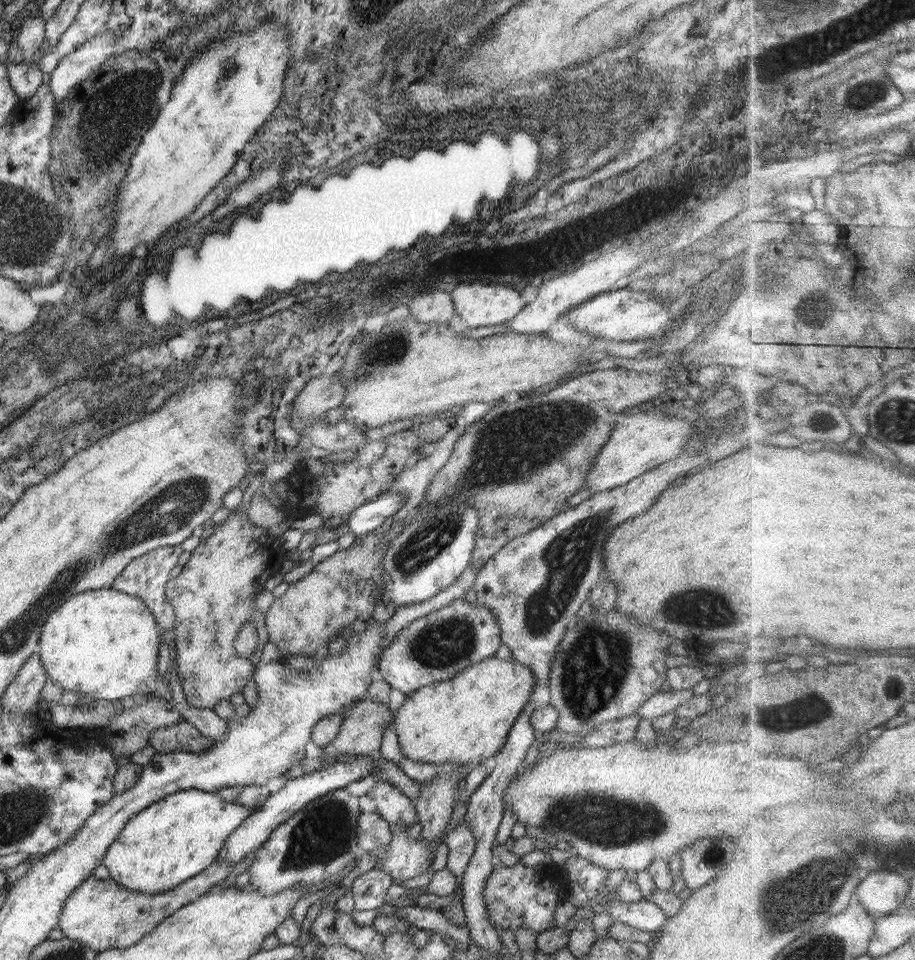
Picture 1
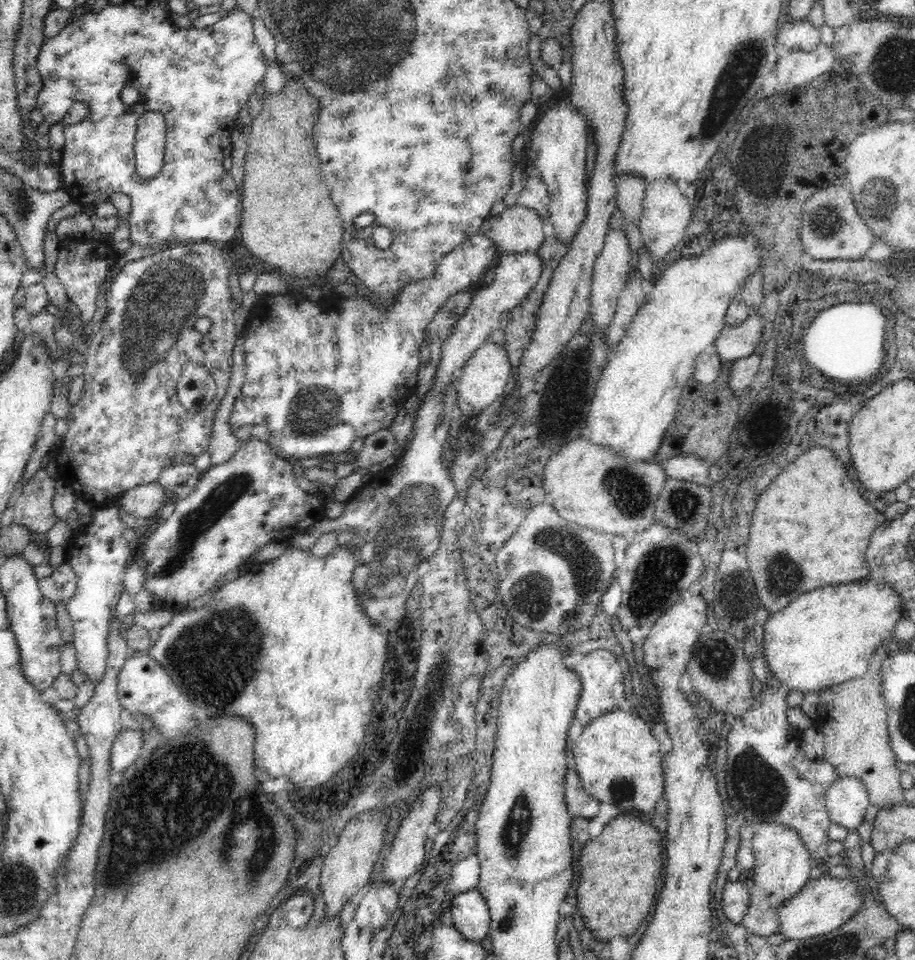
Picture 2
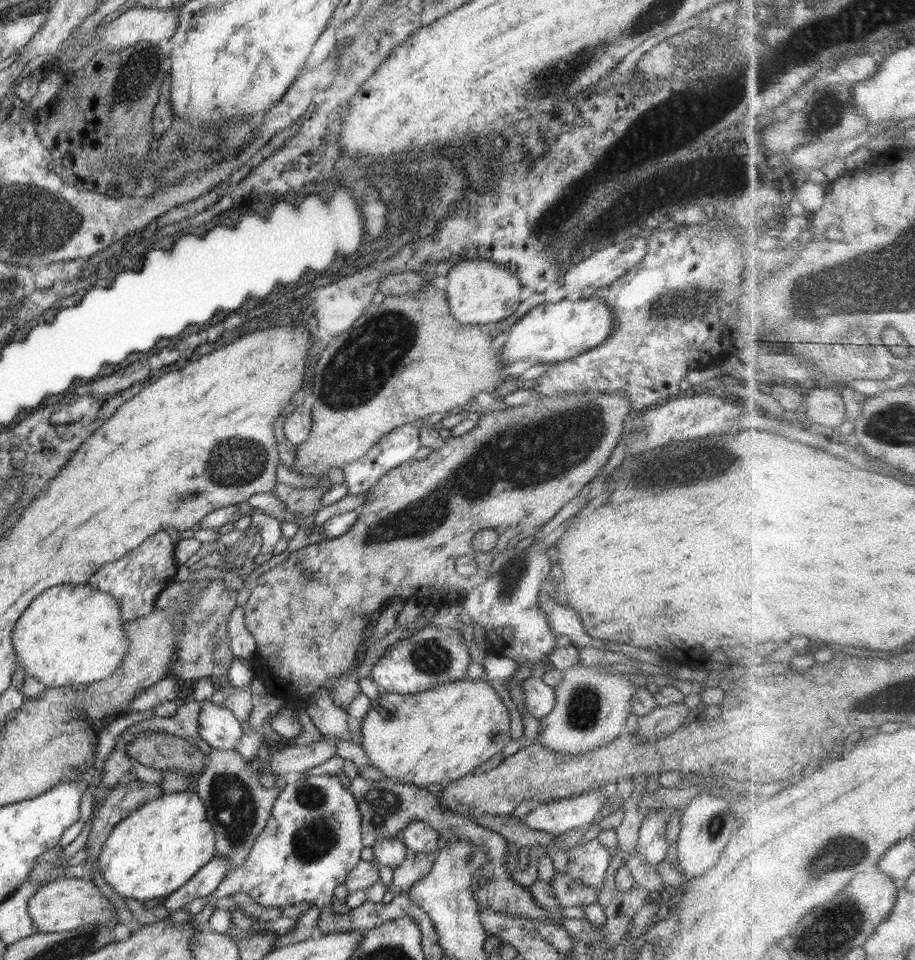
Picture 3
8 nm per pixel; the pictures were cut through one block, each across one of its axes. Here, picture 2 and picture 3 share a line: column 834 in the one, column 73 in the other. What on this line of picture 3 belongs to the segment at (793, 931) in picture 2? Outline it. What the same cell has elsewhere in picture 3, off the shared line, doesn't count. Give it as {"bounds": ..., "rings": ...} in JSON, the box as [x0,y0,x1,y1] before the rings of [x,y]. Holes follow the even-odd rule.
{"bounds":[27,877,120,933],"rings":[[[58,877],[38,887],[28,899],[27,913],[40,933],[64,933],[84,925],[108,926],[114,930],[120,924],[110,901],[100,893],[94,882],[84,877]]]}

